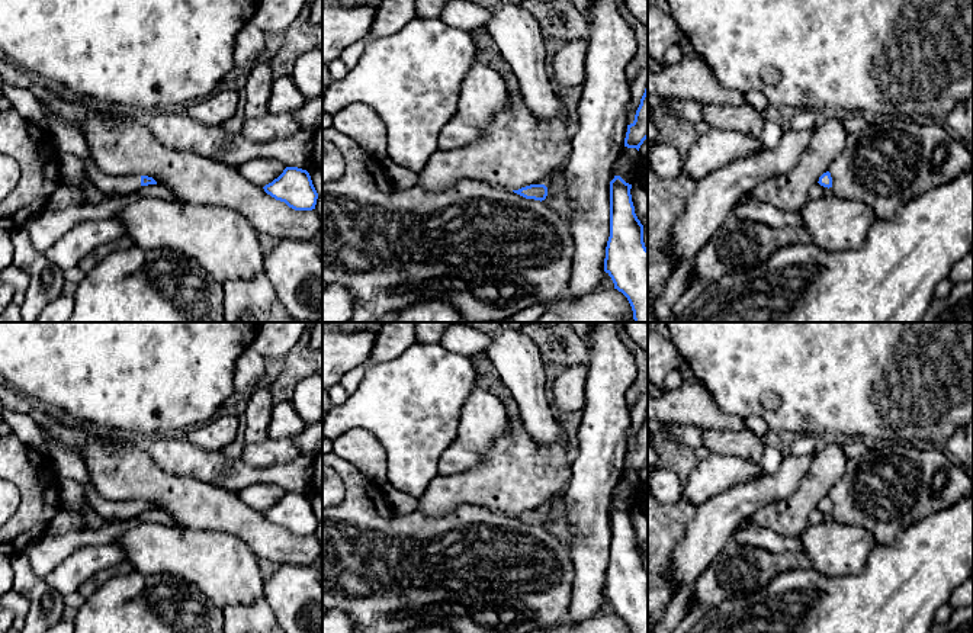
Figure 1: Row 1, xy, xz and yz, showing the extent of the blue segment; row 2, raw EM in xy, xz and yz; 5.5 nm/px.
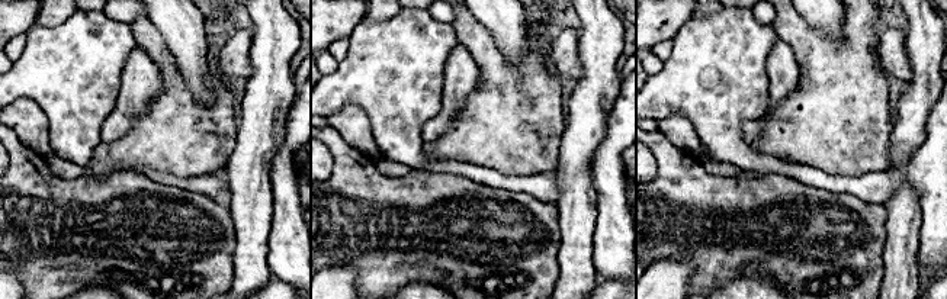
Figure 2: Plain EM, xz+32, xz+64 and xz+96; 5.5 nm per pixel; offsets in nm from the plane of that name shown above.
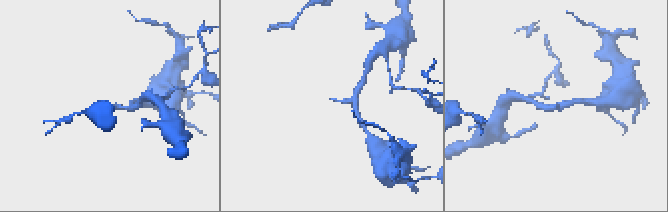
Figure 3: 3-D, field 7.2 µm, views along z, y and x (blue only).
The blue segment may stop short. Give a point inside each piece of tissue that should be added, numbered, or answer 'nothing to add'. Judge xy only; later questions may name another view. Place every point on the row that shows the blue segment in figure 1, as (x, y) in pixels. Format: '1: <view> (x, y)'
1: xy (63, 131)

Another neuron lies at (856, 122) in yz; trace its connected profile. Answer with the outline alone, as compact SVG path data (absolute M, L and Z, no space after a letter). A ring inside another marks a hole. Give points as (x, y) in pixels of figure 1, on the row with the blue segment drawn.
M857 113L848 119L844 119L844 128L847 134L863 129L868 122L863 113Z

